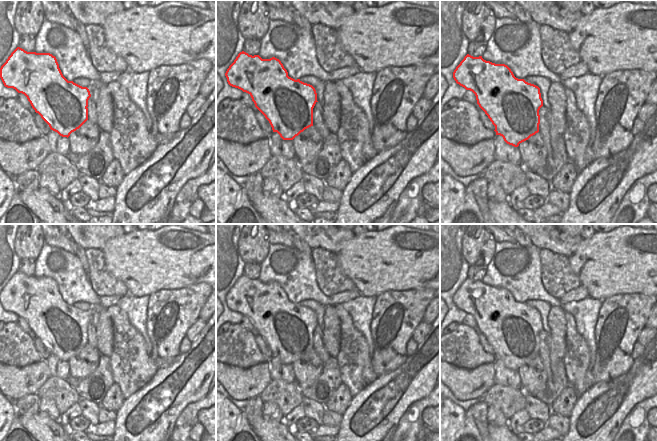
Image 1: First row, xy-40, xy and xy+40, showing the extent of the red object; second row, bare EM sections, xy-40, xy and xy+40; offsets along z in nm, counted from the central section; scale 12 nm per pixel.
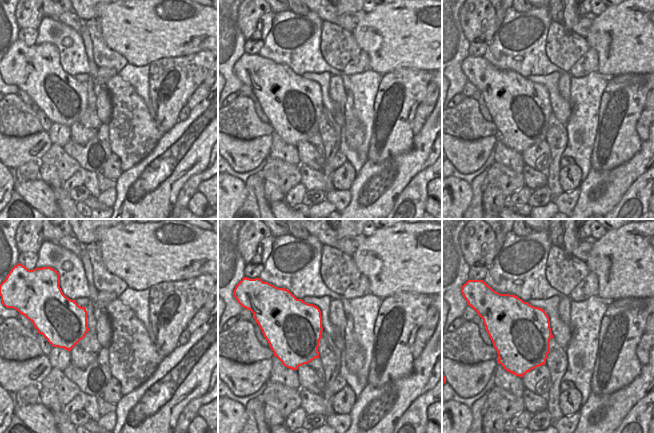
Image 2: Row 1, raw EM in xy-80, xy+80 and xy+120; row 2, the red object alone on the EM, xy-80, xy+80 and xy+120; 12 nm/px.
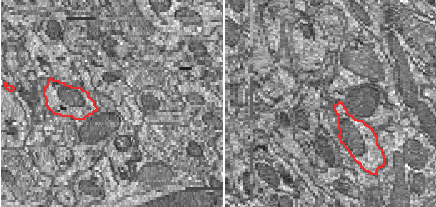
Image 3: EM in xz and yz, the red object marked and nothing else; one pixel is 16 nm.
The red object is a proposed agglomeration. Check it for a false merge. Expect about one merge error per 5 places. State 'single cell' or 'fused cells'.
fused cells

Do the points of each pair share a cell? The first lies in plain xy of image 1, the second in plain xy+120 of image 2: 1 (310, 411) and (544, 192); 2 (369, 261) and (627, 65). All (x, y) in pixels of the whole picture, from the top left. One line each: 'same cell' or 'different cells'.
1: different cells
2: same cell

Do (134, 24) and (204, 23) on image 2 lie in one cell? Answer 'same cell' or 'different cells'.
same cell

